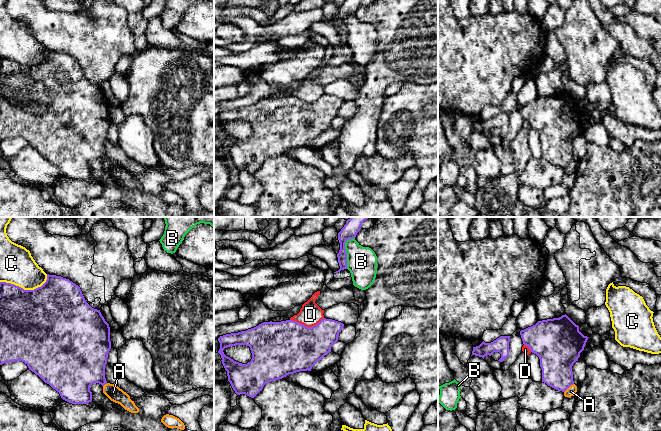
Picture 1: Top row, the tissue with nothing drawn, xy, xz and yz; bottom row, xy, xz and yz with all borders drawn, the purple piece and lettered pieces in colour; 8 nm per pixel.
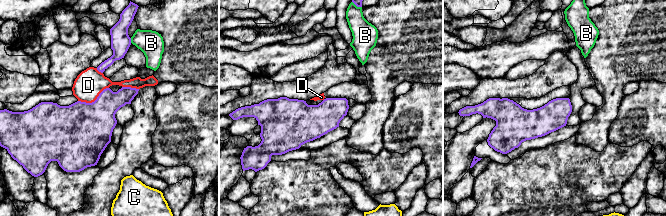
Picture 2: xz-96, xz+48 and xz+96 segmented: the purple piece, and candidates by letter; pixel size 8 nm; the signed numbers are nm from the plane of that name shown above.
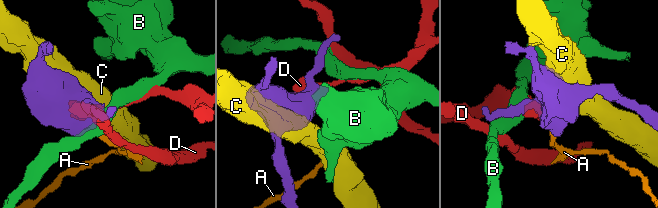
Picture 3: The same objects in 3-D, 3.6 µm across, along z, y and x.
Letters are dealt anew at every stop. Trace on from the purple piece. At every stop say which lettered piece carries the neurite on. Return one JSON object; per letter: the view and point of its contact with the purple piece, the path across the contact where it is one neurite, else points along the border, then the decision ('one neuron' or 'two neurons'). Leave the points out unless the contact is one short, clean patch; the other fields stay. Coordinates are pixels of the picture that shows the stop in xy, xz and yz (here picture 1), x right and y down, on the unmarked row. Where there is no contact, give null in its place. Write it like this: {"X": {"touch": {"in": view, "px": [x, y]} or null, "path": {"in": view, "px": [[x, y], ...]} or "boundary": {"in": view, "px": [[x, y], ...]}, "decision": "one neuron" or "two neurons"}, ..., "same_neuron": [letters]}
{"A": {"touch": {"in": "yz", "px": [568, 163]}, "boundary": {"in": "yz", "px": [[573, 159], [564, 168]]}, "decision": "two neurons"}, "B": {"touch": {"in": "xz", "px": [345, 27]}, "boundary": {"in": "xz", "px": [[354, 13], [345, 19], [346, 44]]}, "decision": "two neurons"}, "C": {"touch": {"in": "xy", "px": [26, 66]}, "decision": "two neurons"}, "D": {"touch": {"in": "xz", "px": [305, 102]}, "decision": "two neurons"}, "same_neuron": []}

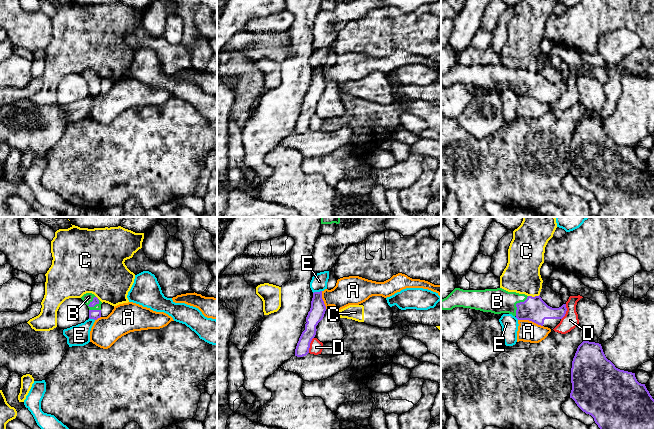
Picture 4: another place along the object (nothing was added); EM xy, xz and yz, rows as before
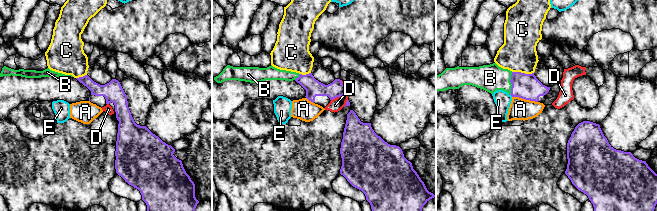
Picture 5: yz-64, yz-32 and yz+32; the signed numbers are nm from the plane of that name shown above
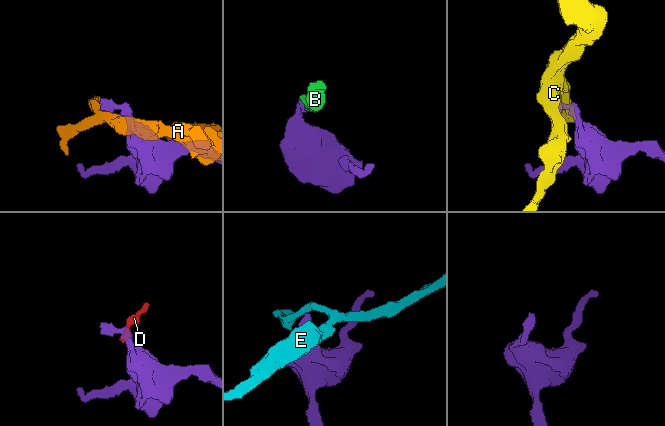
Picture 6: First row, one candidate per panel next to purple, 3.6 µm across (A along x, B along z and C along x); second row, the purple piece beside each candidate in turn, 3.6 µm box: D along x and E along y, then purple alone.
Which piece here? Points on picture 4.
{"A": {"touch": {"in": "yz", "px": [530, 96]}, "decision": "two neurons"}, "B": {"touch": {"in": "xy", "px": [93, 82]}, "path": {"in": "xy", "px": [[95, 77], [93, 82], [88, 81], [88, 73]]}, "decision": "one neuron"}, "C": {"touch": {"in": "yz", "px": [533, 73]}, "boundary": {"in": "yz", "px": [[539, 70], [528, 72]]}, "decision": "two neurons"}, "D": {"touch": {"in": "xz", "px": [309, 121]}, "boundary": {"in": "xz", "px": [[313, 113], [308, 128]]}, "decision": "two neurons"}, "E": {"touch": {"in": "xz", "px": [317, 68]}, "boundary": {"in": "xz", "px": [[321, 66], [313, 69]]}, "decision": "two neurons"}, "same_neuron": ["B"]}

